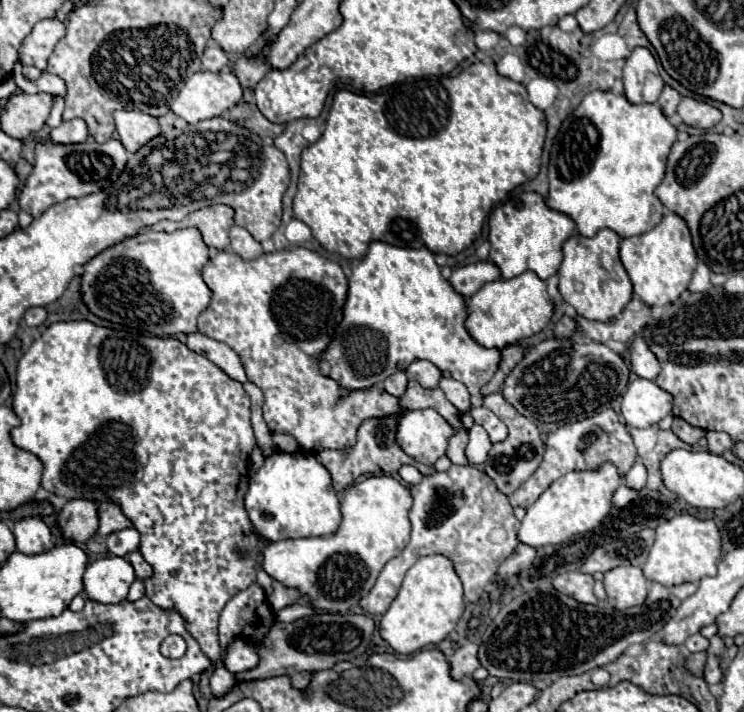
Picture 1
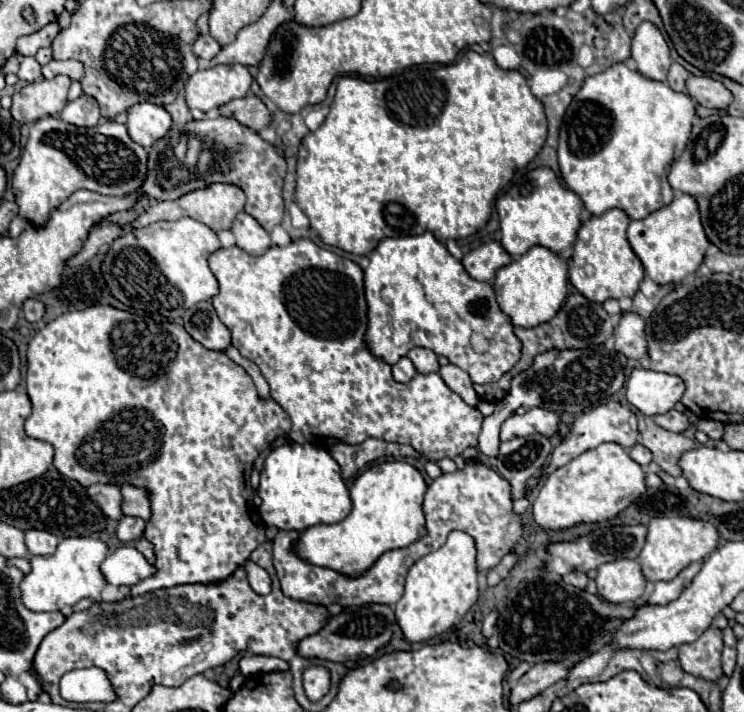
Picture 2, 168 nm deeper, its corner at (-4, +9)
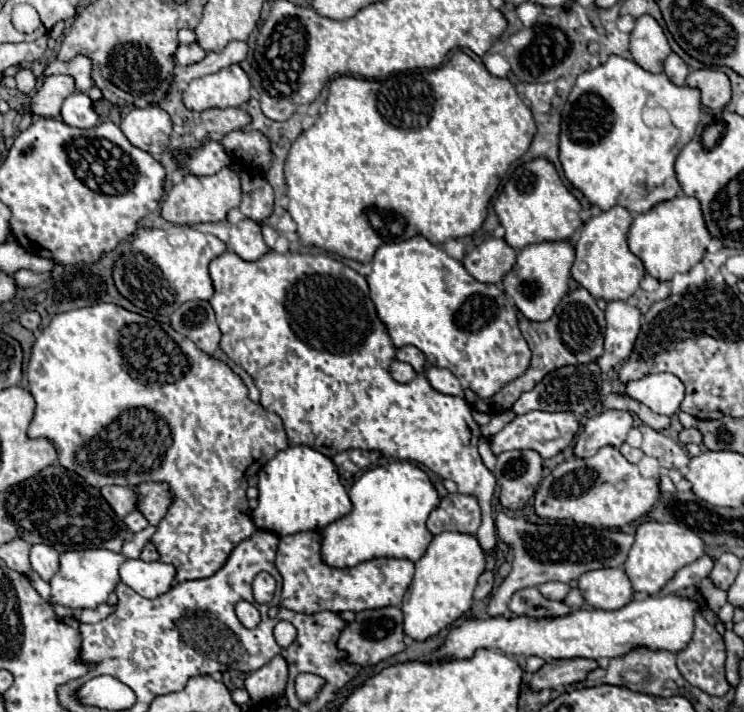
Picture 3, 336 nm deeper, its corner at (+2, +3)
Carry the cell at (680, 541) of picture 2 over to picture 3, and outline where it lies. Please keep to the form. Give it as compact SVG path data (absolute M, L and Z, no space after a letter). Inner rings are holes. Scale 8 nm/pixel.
M647 520L635 532L635 542L629 550L629 558L625 562L625 572L627 572L635 592L657 594L667 584L667 580L673 578L673 574L679 568L695 562L703 554L705 554L703 540L693 530L689 530L683 522L677 524L677 522L661 523Z

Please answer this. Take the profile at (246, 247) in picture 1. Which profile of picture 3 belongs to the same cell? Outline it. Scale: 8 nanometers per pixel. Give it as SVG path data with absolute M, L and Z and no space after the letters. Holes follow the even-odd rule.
M243 218L235 224L231 224L229 236L231 236L231 240L229 240L231 250L237 256L241 256L243 260L259 260L269 250L267 244L263 242L259 224L249 218Z

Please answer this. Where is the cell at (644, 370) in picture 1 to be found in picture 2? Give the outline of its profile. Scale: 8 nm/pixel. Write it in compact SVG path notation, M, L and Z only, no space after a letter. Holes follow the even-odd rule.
M623 312L615 326L615 350L627 358L641 360L647 356L645 340L645 322L635 312Z

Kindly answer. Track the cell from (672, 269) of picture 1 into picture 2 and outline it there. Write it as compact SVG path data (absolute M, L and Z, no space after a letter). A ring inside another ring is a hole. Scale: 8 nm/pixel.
M677 194L669 206L655 210L641 220L631 220L627 228L627 238L633 252L643 262L645 272L657 284L679 284L685 276L693 274L703 262L705 250L709 246L697 202L689 194Z

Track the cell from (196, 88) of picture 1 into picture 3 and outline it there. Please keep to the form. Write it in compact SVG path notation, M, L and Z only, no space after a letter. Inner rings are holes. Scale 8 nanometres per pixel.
M233 64L215 74L195 78L183 92L183 104L193 112L243 106L249 100L249 76Z

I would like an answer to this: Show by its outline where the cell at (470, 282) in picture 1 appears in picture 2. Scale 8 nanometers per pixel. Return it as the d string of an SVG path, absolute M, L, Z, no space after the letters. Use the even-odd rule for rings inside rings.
M493 240L489 244L483 244L483 246L471 250L469 254L465 254L461 262L471 278L489 282L495 278L497 270L507 266L511 260L513 260L513 256L507 254L507 250L499 242Z

